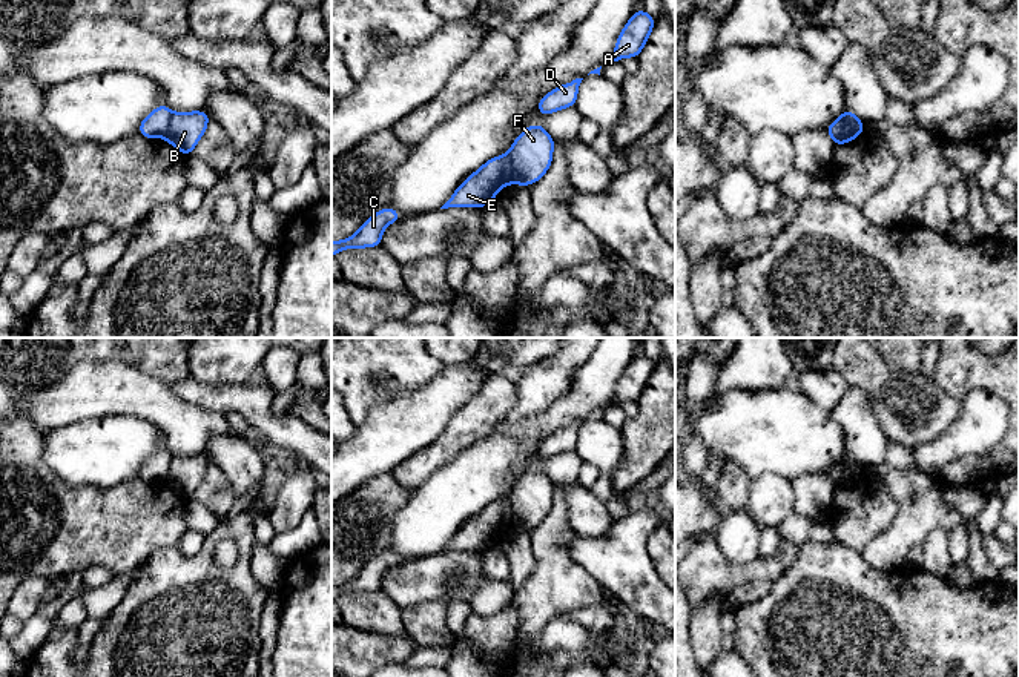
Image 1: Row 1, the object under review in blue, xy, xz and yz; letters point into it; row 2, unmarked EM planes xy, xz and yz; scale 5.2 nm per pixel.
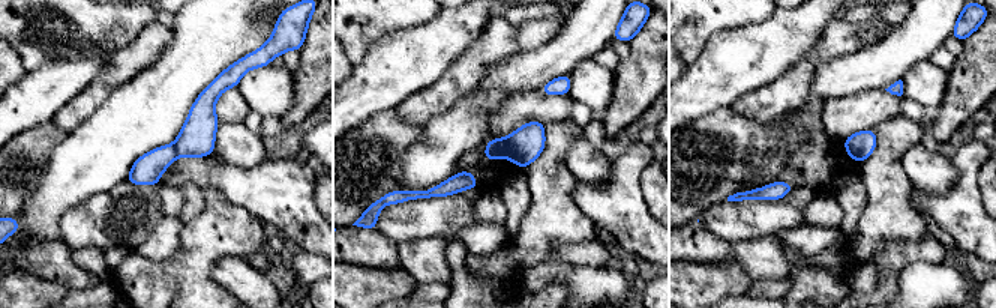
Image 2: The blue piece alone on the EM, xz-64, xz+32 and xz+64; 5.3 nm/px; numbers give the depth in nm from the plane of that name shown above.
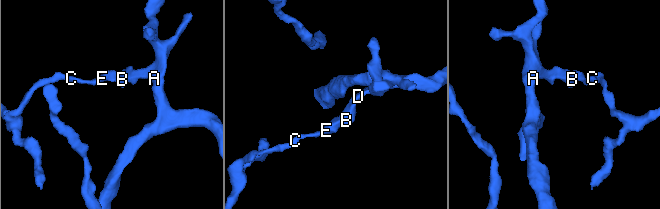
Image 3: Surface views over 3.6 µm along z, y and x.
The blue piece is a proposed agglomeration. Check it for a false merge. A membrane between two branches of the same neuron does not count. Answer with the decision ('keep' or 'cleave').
cleave

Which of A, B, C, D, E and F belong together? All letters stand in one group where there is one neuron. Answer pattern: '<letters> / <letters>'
A B D F / C E

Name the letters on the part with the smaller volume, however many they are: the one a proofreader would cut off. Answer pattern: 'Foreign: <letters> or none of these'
Foreign: C, E

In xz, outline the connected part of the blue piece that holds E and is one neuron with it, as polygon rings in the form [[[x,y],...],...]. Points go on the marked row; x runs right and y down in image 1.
[[[510,155],[494,157],[470,175],[440,209],[485,207],[494,203],[494,195],[510,183],[514,183]]]

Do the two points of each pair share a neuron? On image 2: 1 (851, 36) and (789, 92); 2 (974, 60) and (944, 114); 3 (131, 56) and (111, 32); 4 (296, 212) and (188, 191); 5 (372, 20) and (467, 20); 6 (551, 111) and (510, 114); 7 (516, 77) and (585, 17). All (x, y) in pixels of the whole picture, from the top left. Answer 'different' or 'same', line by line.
1: same
2: same
3: different
4: different
5: different
6: same
7: same

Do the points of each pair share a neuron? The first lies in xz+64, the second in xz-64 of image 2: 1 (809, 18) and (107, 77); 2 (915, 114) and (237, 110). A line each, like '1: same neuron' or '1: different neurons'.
1: different neurons
2: different neurons

